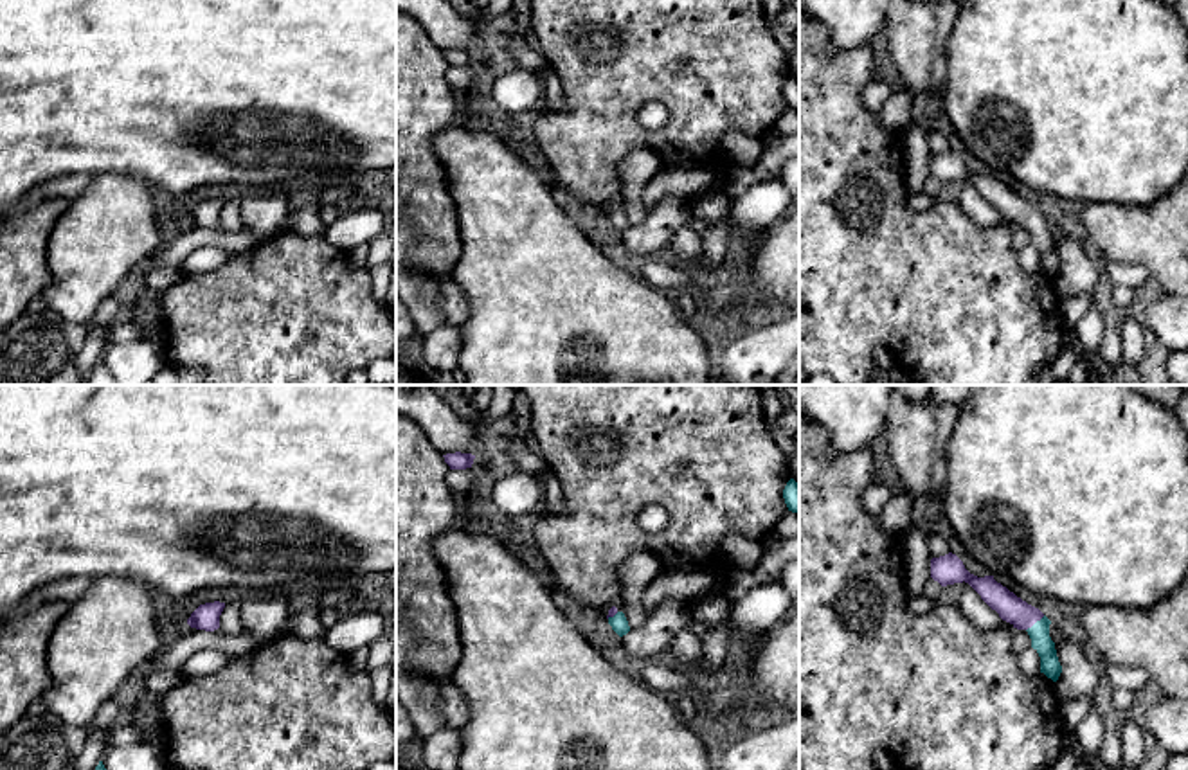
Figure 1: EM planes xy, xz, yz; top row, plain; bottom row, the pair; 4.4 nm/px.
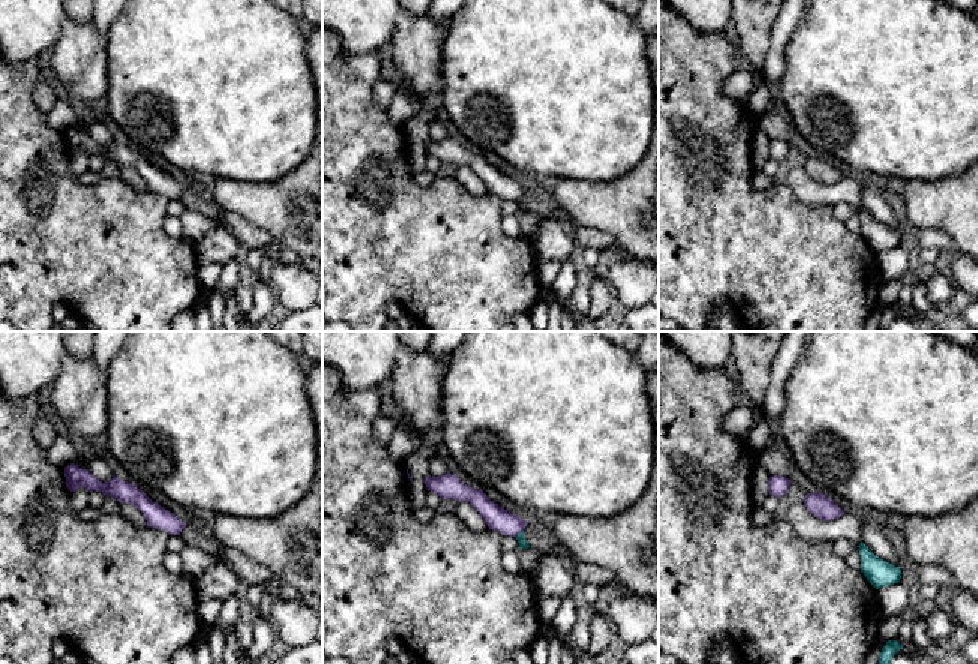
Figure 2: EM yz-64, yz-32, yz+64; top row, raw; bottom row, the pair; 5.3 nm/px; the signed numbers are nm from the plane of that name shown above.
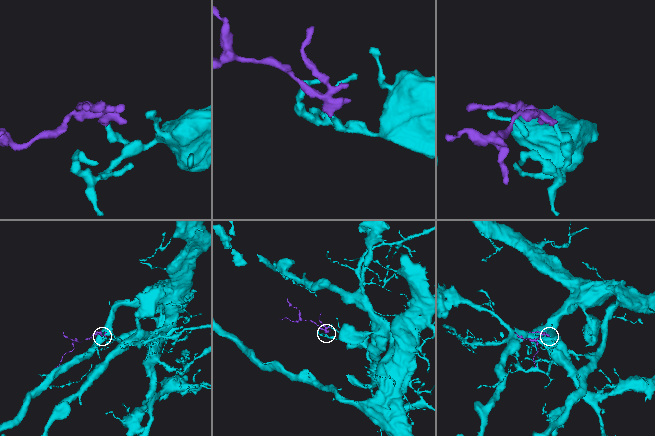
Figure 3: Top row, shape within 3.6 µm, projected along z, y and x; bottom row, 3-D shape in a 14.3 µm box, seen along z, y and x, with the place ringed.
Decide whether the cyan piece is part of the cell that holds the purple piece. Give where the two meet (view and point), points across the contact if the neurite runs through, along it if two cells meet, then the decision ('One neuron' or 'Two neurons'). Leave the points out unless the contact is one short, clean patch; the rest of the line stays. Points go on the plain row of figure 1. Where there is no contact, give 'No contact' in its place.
Touches purple at yz (1035, 218). Path across: yz (1010, 205), (1035, 218), (1039, 231). One neuron

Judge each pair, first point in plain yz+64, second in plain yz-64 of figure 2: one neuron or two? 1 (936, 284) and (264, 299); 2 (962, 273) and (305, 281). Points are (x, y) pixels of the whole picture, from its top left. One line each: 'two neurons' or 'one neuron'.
1: one neuron
2: one neuron

